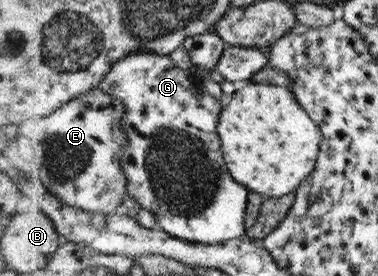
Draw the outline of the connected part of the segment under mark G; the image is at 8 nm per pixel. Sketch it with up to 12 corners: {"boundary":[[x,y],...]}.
{"boundary":[[135,51],[95,89],[126,104],[130,196],[195,244],[246,236],[222,100]]}

